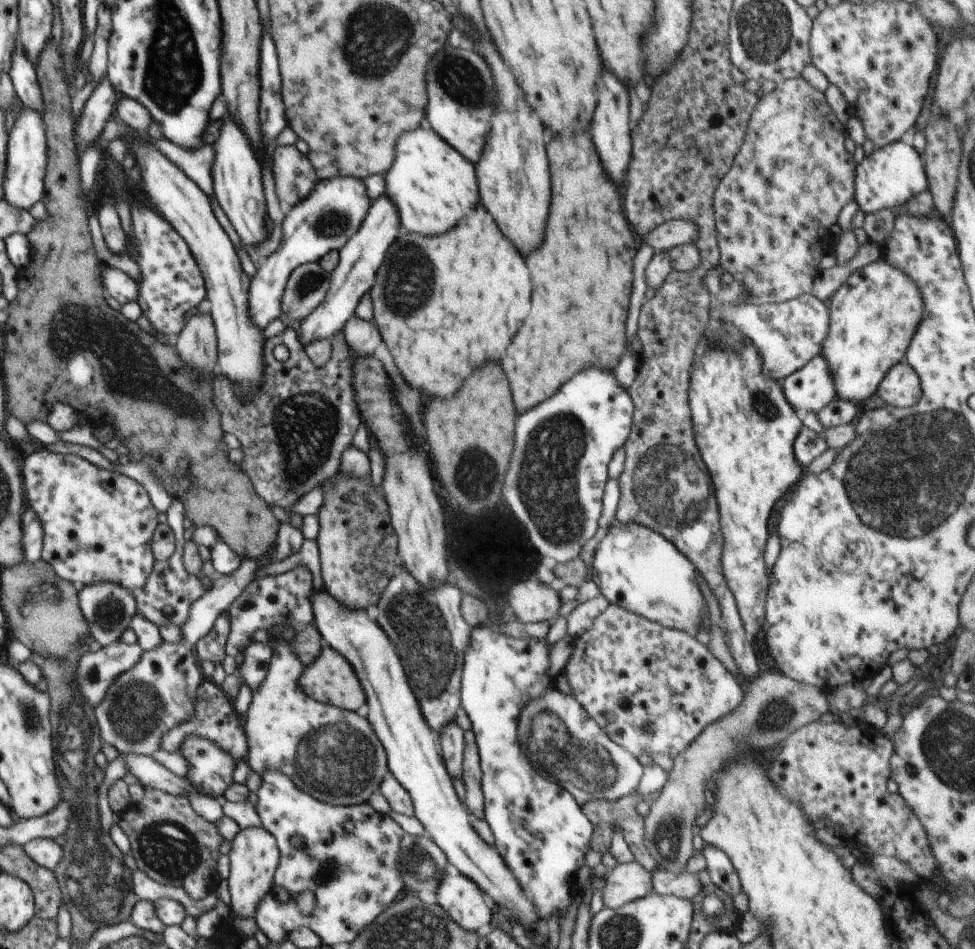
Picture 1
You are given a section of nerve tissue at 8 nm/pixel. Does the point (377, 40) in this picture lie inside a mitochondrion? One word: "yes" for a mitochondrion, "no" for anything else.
yes

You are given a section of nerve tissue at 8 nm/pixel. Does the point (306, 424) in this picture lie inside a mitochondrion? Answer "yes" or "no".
yes

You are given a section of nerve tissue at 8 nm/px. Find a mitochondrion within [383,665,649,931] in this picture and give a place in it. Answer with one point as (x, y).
(585, 764)

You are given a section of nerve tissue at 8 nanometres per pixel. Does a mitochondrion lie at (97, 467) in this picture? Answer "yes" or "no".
no

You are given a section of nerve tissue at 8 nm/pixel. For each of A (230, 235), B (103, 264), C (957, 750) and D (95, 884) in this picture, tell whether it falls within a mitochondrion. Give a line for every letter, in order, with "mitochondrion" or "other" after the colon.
A: other
B: other
C: mitochondrion
D: mitochondrion

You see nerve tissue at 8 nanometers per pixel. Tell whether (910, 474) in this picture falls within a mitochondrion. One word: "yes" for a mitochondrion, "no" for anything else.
yes

